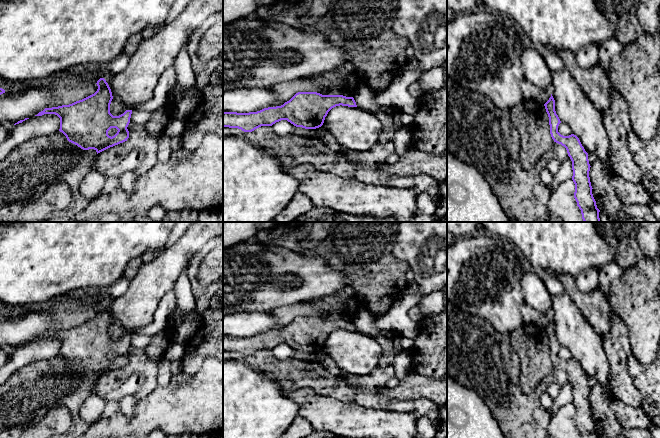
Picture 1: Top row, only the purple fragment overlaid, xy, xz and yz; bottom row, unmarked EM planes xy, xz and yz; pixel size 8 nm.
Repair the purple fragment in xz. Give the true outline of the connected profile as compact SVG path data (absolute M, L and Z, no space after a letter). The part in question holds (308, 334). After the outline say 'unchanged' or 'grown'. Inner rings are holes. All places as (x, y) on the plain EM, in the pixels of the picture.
M298 316L281 330L249 337L223 336L223 351L252 356L261 350L272 350L287 344L296 351L316 353L323 349L328 336L340 329L357 331L353 321Z | unchanged

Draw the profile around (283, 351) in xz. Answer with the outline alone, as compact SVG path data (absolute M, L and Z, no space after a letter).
M281 344L279 346L276 346L271 351L272 355L280 360L293 357L293 355L297 352L287 344Z

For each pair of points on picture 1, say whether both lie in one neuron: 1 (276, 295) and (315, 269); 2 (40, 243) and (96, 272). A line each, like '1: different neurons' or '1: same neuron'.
1: same neuron
2: same neuron

